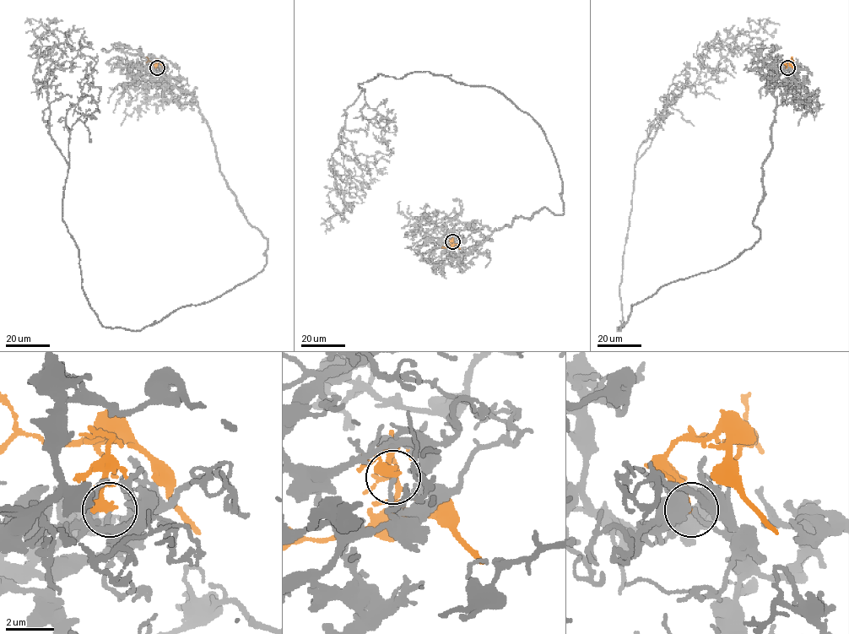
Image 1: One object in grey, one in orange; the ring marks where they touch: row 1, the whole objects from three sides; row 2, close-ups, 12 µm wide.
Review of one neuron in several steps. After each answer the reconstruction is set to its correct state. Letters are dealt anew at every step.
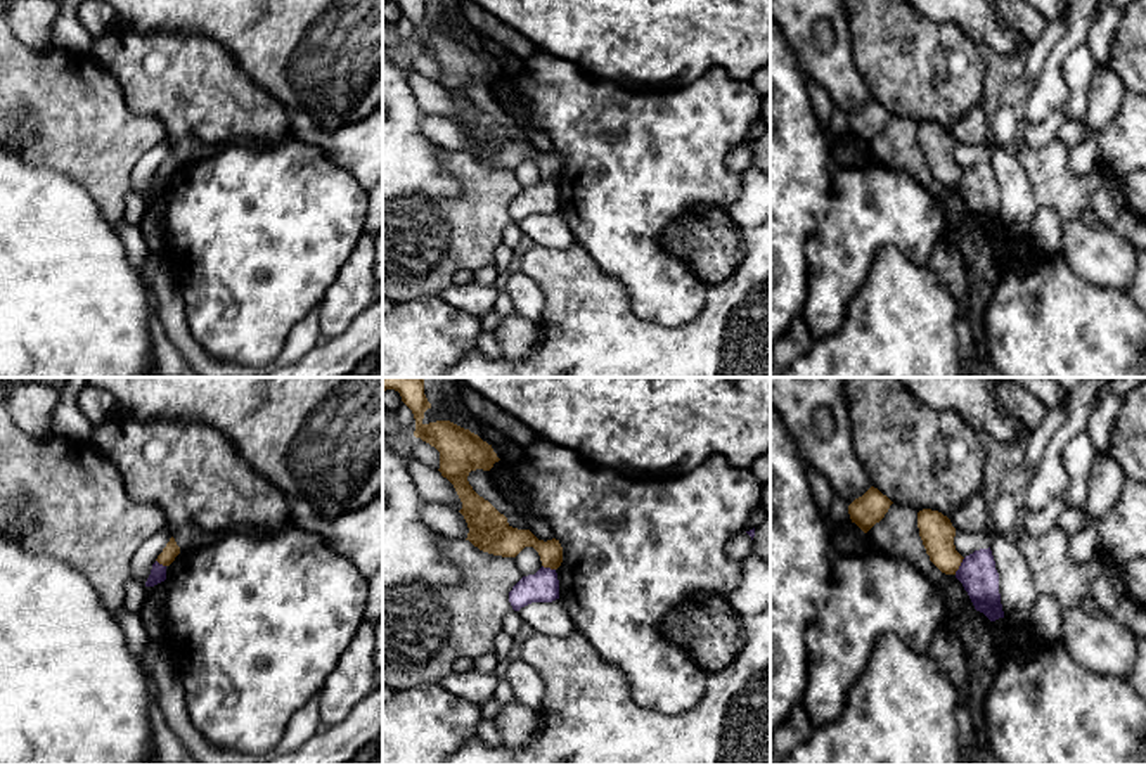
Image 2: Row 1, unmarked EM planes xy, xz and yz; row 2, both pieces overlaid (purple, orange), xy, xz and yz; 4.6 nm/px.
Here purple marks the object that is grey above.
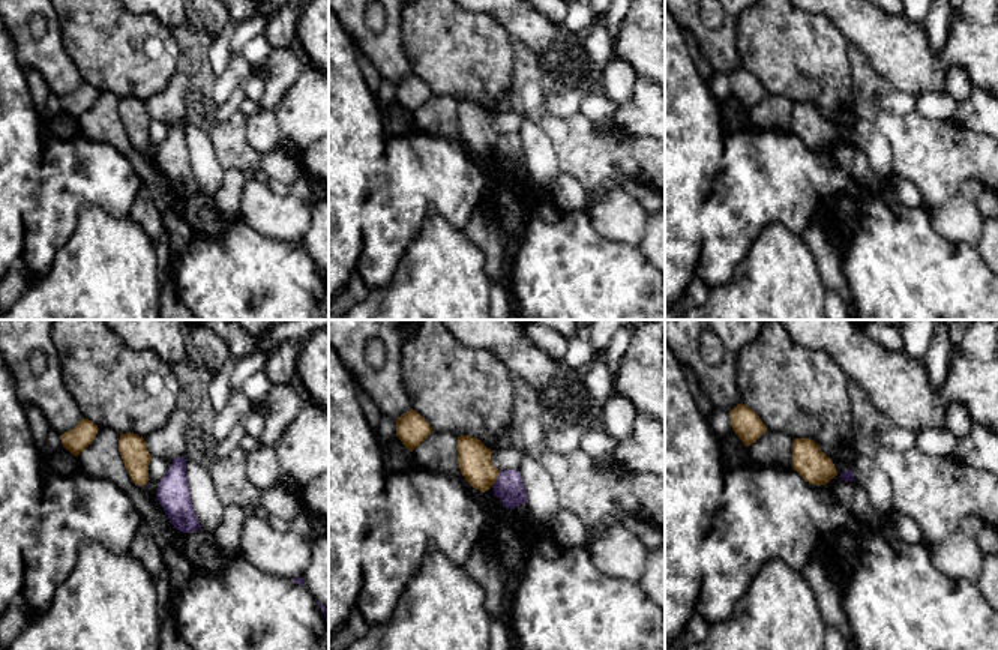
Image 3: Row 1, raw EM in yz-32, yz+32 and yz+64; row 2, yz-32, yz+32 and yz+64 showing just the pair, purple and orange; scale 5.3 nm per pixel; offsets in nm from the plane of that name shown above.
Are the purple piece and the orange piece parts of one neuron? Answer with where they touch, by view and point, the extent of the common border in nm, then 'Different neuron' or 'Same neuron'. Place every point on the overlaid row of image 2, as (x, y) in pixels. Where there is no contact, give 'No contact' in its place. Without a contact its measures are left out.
Touches purple at yz (959, 566). Shared border 90 nm. Different neuron

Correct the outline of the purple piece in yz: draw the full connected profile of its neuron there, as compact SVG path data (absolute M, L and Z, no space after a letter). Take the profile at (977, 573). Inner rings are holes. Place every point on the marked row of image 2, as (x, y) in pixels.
M990 547L966 556L956 571L956 578L963 583L976 611L990 621L1004 618L999 573Z

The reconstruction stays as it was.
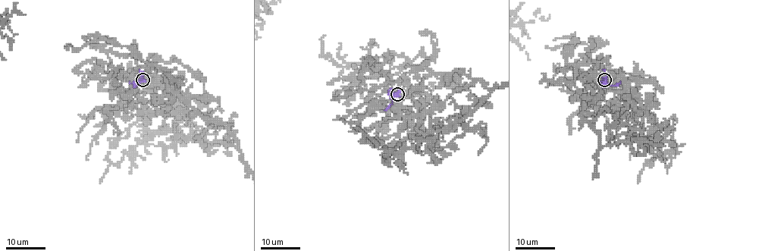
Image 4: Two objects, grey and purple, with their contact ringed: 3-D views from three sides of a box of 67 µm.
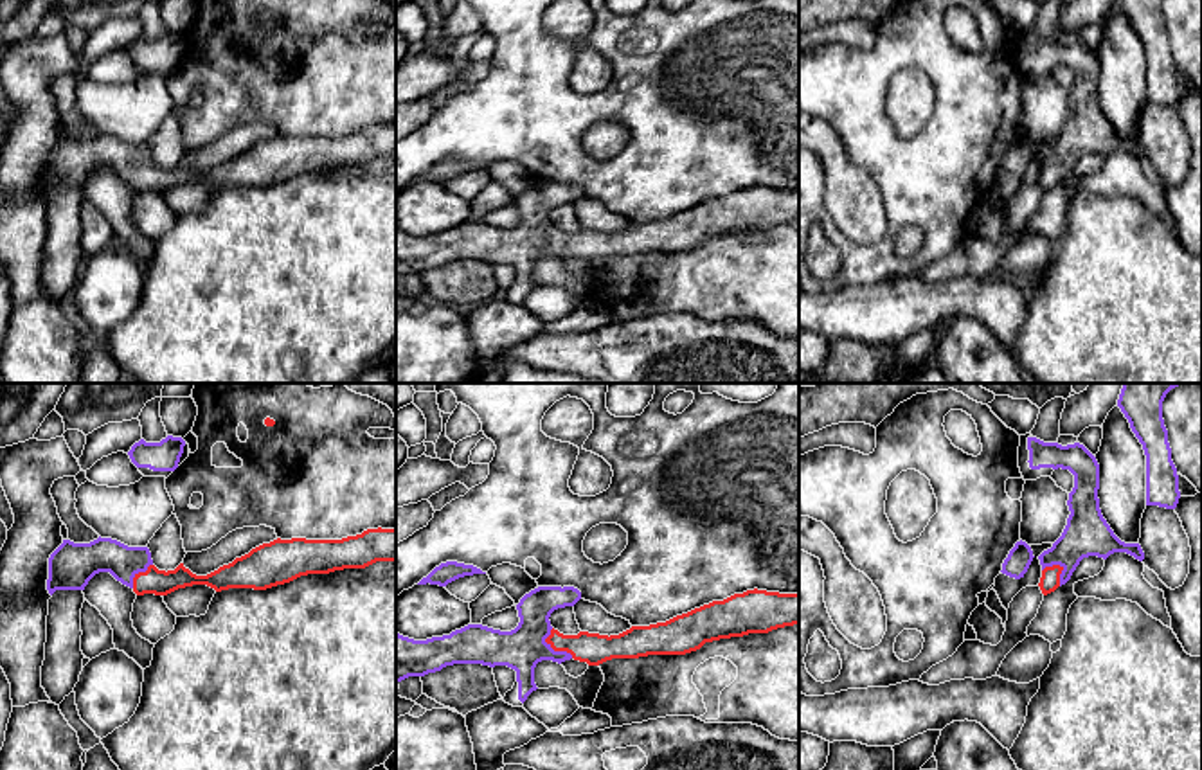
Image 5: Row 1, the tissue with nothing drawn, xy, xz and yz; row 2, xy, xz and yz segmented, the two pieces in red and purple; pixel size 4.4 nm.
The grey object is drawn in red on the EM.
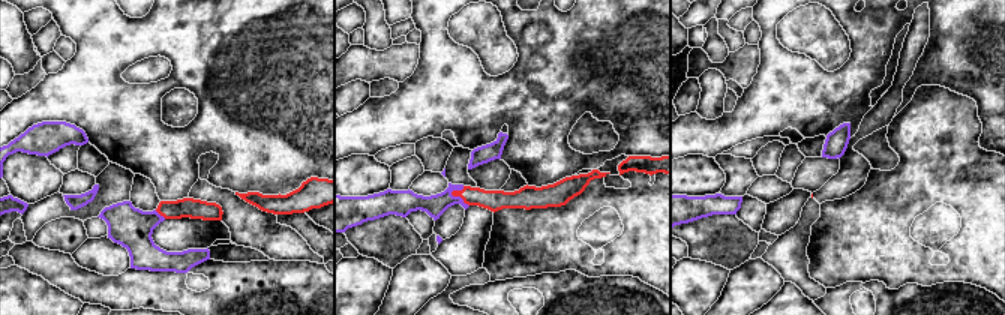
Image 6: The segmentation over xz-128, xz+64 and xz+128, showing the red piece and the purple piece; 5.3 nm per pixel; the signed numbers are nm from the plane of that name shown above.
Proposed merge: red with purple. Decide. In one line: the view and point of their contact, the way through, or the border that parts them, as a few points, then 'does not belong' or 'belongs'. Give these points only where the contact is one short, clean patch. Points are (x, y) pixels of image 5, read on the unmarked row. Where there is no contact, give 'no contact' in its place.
xz (553, 245) | across xz (592, 245), (553, 245), (522, 245) | belongs

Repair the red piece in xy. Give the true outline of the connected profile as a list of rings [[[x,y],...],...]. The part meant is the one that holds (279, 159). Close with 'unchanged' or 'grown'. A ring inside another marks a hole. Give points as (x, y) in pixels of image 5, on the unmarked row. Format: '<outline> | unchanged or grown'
[[[396,124],[394,126],[367,126],[362,131],[342,137],[274,137],[252,146],[248,151],[236,155],[232,160],[220,164],[207,173],[196,173],[180,160],[175,167],[158,167],[153,162],[148,144],[128,144],[112,135],[97,135],[90,140],[63,140],[49,155],[47,187],[52,192],[56,187],[85,187],[88,178],[99,169],[110,169],[117,178],[130,184],[137,192],[155,191],[167,192],[178,185],[193,182],[207,182],[216,189],[229,185],[266,187],[277,182],[290,180],[308,171],[329,171],[344,166],[365,166],[376,158],[396,158]]] | grown

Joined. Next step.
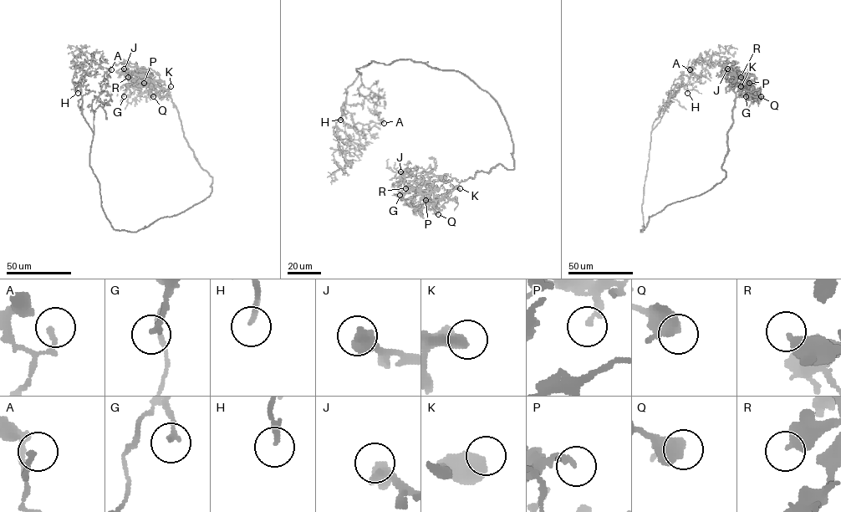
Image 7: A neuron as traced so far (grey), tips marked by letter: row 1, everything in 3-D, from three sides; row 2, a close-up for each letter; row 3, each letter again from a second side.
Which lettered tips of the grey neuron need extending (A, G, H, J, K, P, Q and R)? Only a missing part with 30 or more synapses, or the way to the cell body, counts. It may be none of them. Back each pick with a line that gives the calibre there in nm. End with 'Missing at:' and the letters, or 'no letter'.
H: calibre 180 nm
J: calibre 600 nm
R: calibre 380 nm
Missing at: H, J, R

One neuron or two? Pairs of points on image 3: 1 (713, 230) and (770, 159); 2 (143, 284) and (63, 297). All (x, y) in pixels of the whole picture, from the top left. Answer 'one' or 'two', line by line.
1: one
2: one

